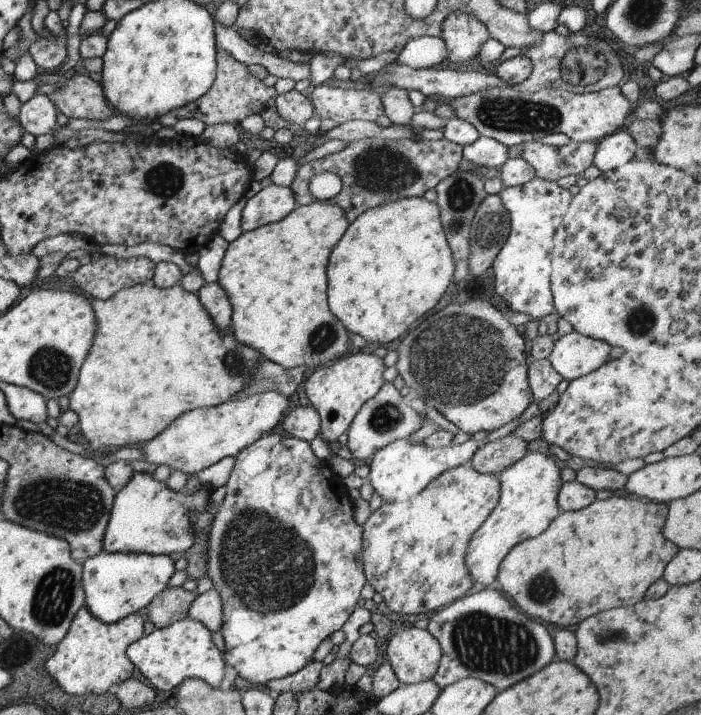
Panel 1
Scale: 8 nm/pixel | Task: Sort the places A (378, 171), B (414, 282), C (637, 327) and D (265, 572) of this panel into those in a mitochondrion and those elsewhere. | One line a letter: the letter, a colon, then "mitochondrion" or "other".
A: mitochondrion
B: other
C: mitochondrion
D: mitochondrion

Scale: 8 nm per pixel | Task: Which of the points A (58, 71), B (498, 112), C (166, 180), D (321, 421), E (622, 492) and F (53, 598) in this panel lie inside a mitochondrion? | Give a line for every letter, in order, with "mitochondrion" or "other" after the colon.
A: other
B: mitochondrion
C: mitochondrion
D: other
E: other
F: mitochondrion

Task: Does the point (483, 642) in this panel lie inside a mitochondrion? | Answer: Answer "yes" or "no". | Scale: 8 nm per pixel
yes

